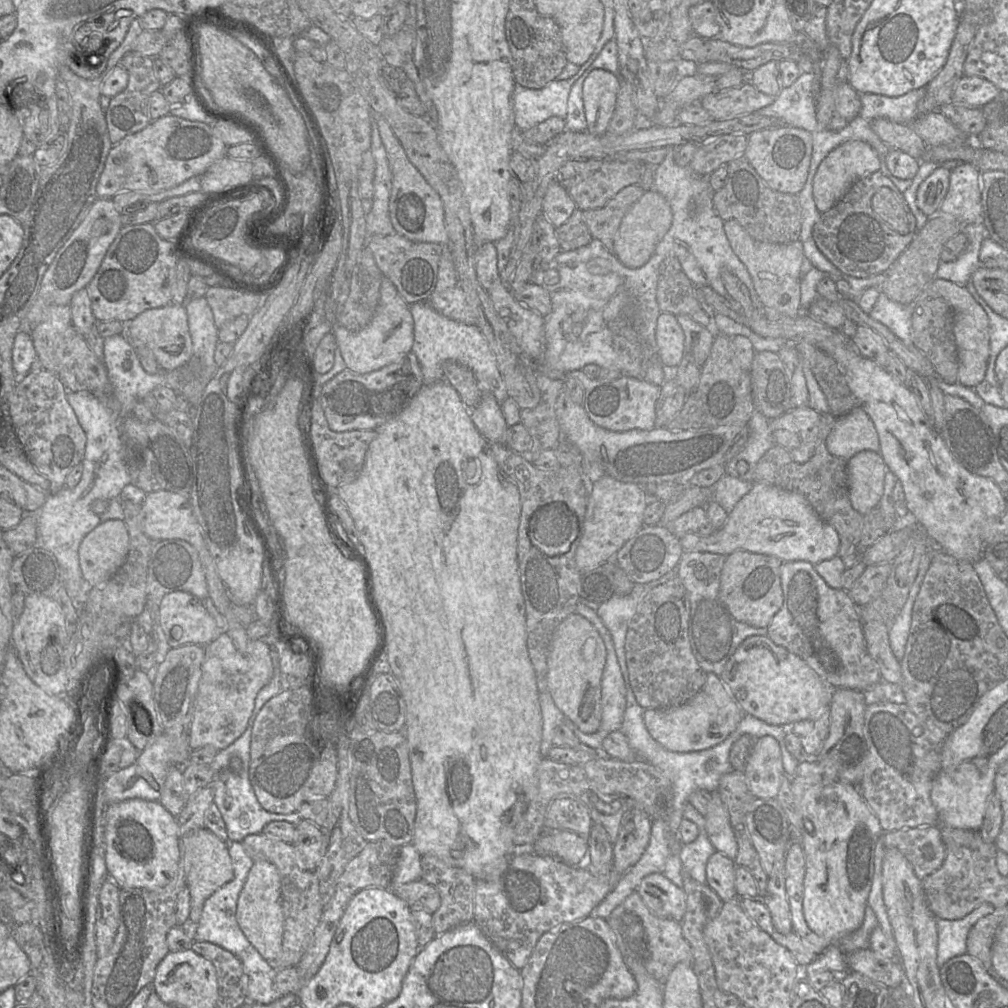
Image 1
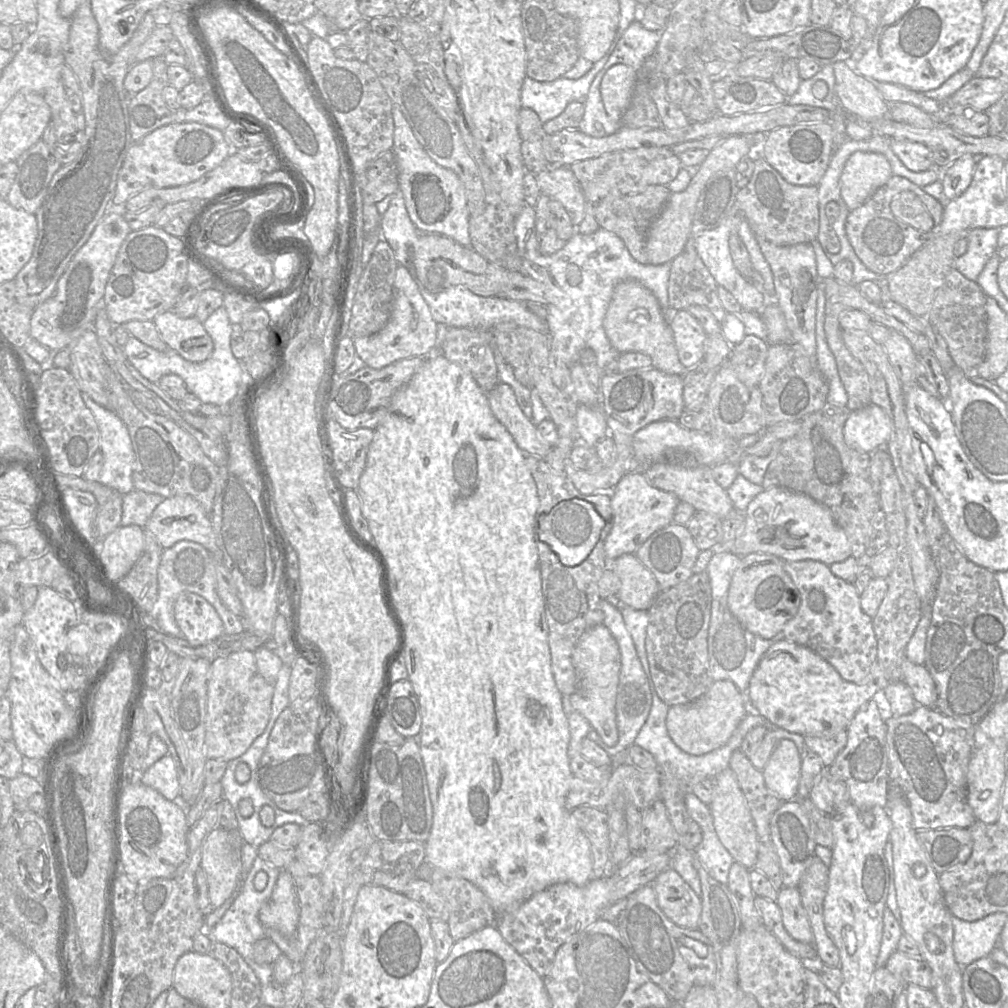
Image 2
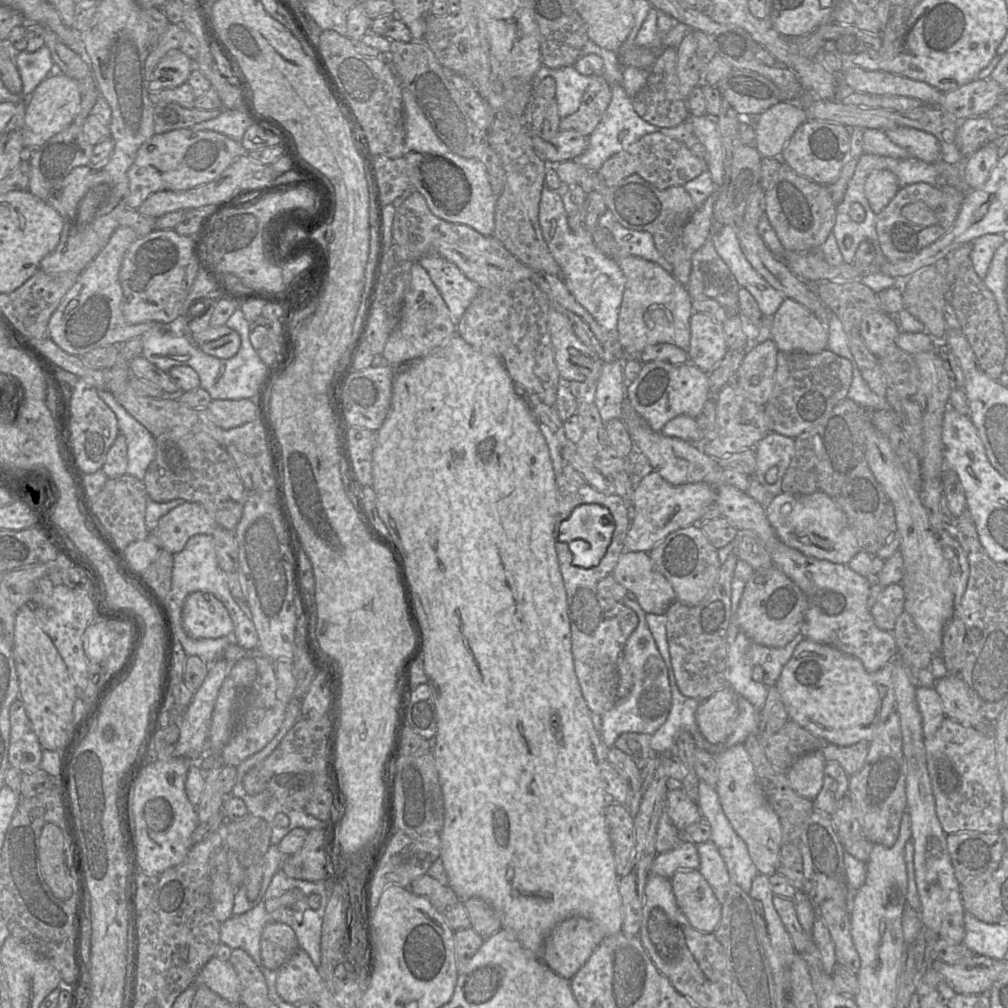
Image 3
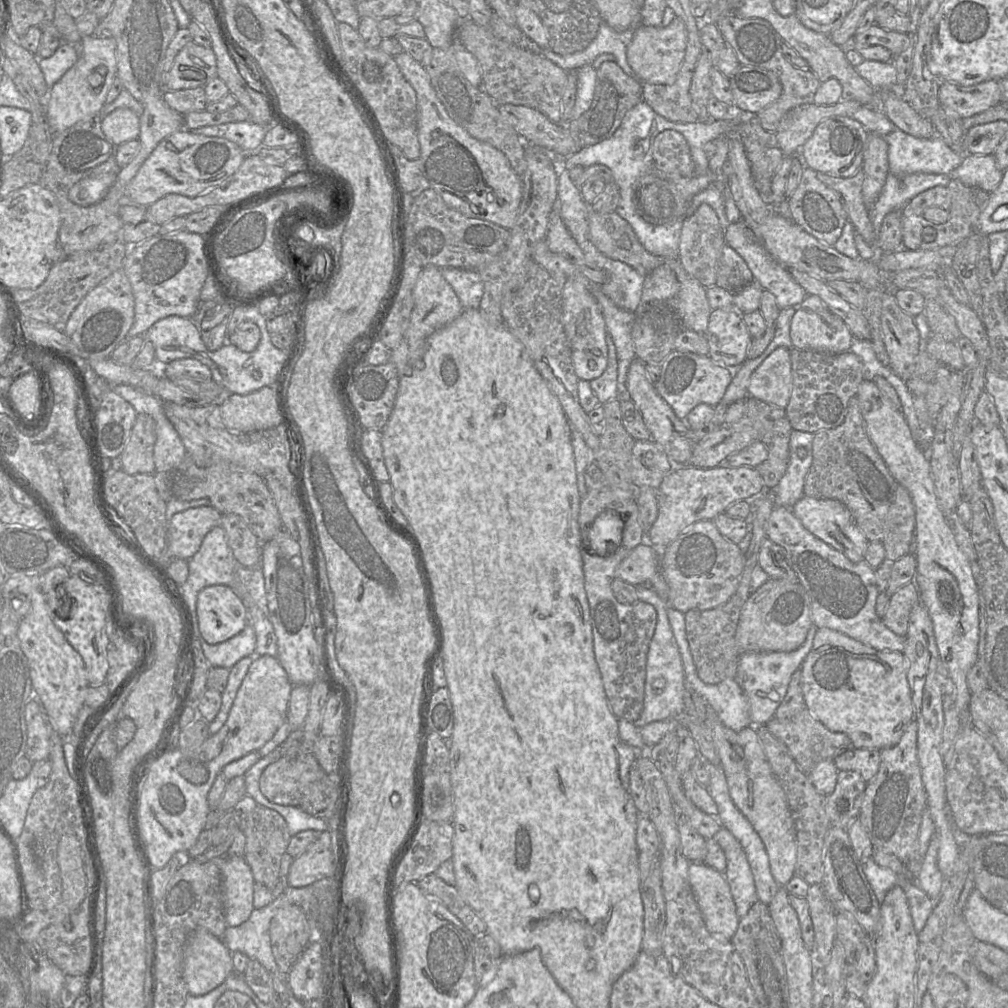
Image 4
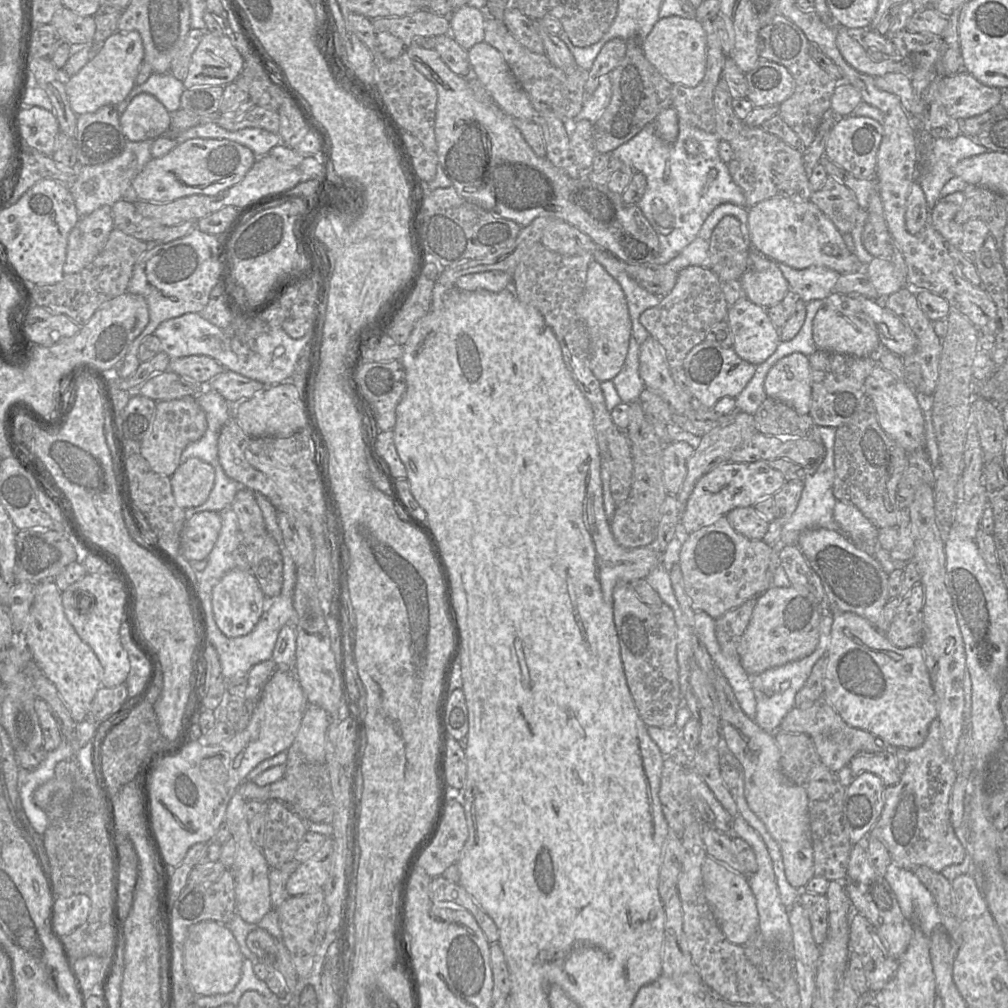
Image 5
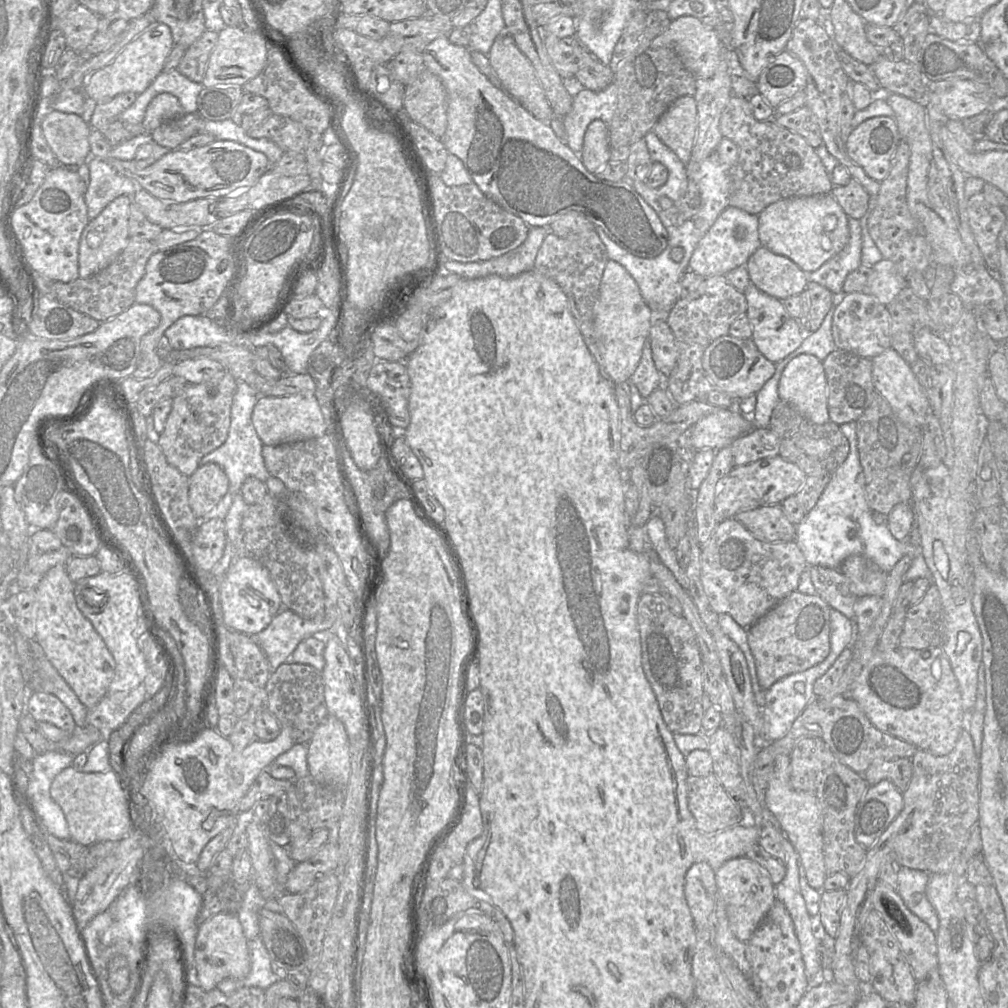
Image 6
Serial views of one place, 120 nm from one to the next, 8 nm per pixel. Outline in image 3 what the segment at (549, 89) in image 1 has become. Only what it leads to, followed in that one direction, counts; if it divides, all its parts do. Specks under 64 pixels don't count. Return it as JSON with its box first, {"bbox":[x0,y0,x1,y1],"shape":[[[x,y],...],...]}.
{"bbox":[532,65,605,118],"shape":[[[571,65],[559,69],[542,66],[532,81],[540,81],[546,77],[552,77],[556,82],[555,99],[561,118],[569,116],[579,109],[582,96],[598,77],[605,79],[604,76],[597,74],[582,75],[574,68],[574,65]]]}

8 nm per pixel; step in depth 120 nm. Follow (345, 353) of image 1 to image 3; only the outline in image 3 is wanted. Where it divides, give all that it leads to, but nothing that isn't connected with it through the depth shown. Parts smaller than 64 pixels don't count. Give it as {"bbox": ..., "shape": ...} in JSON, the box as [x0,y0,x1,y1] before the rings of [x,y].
{"bbox":[380,262,456,366],"shape":[[[415,262],[411,268],[410,286],[404,299],[399,324],[389,336],[380,359],[391,366],[404,366],[406,362],[424,357],[442,348],[450,340],[455,334],[456,323],[451,318],[449,309],[428,272]]]}

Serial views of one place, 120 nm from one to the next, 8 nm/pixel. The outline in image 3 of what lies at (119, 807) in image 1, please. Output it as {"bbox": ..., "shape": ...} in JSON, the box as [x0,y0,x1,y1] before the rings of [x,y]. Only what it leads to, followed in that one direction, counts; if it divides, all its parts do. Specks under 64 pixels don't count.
{"bbox":[130,760,199,875],"shape":[[[192,760],[157,761],[145,768],[130,796],[131,825],[135,835],[140,872],[157,875],[181,864],[192,847],[192,834],[199,824],[196,806],[189,800],[185,783]]]}

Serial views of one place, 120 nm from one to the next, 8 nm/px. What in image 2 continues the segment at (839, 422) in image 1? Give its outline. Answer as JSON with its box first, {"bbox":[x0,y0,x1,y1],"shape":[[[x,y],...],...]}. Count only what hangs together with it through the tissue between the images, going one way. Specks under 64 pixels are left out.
{"bbox":[844,405,893,453],"shape":[[[878,405],[854,411],[844,425],[845,443],[861,452],[873,453],[891,440],[893,422]]]}

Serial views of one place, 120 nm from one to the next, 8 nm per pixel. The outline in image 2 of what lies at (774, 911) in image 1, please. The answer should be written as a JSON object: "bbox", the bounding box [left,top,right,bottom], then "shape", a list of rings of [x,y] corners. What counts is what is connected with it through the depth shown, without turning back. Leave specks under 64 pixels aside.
{"bbox":[776,886,813,944],"shape":[[[782,886],[776,903],[781,909],[783,925],[789,935],[801,942],[812,944],[813,931],[798,889]]]}

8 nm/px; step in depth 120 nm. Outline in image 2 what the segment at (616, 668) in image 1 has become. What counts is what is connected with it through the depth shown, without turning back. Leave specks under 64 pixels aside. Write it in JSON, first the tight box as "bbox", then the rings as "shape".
{"bbox":[588,600,654,758],"shape":[[[602,600],[598,604],[598,609],[603,612],[603,626],[609,630],[616,640],[621,655],[621,669],[616,697],[616,719],[619,737],[616,744],[609,746],[602,741],[591,728],[591,731],[588,733],[588,738],[594,741],[613,758],[621,758],[620,756],[625,753],[626,749],[630,745],[635,744],[635,738],[647,721],[654,703],[654,693],[649,679],[643,670],[632,637],[625,626],[620,608],[613,606],[607,600]]]}

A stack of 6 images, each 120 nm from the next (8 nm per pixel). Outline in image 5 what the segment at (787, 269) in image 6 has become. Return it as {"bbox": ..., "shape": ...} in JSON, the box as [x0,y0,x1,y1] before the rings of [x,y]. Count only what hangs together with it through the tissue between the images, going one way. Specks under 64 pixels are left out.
{"bbox":[739,250,789,308],"shape":[[[754,250],[739,278],[744,297],[764,308],[780,303],[789,293],[789,285],[774,260]]]}

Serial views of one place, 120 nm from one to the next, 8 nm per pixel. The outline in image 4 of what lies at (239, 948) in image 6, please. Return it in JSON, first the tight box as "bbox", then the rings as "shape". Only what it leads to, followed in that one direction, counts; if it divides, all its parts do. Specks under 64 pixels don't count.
{"bbox":[182,930,234,995],"shape":[[[197,930],[186,940],[182,972],[190,995],[206,995],[234,972],[232,952],[223,940],[206,930]]]}

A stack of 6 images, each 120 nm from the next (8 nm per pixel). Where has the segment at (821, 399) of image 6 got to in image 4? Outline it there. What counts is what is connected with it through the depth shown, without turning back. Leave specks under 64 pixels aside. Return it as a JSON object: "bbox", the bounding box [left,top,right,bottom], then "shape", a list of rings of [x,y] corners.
{"bbox":[748,348,793,408],"shape":[[[789,348],[775,349],[753,372],[748,387],[751,398],[785,408],[789,403],[793,373]]]}

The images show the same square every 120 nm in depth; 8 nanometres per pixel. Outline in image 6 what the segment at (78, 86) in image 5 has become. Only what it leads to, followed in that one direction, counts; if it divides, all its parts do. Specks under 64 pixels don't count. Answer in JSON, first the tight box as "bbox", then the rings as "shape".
{"bbox":[81,23,174,104],"shape":[[[153,23],[124,46],[112,62],[92,74],[85,81],[81,92],[96,104],[122,93],[133,92],[139,95],[164,70],[165,62],[174,46],[170,27],[162,23]]]}

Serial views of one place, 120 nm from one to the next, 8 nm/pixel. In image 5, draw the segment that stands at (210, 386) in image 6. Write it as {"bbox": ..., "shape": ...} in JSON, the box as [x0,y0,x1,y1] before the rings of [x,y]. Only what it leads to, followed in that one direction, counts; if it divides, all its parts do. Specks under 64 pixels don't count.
{"bbox":[139,397,206,477],"shape":[[[195,397],[157,401],[152,428],[141,440],[139,453],[154,472],[170,477],[182,463],[182,453],[185,448],[199,440],[206,429],[206,414]]]}

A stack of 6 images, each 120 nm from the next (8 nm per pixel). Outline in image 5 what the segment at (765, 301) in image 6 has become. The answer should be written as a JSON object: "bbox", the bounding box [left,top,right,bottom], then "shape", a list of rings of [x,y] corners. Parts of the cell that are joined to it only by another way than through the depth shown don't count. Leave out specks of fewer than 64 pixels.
{"bbox":[725,298,781,363],"shape":[[[747,298],[731,305],[725,320],[732,332],[731,347],[750,363],[764,362],[781,342],[779,328],[771,322],[767,309]]]}

